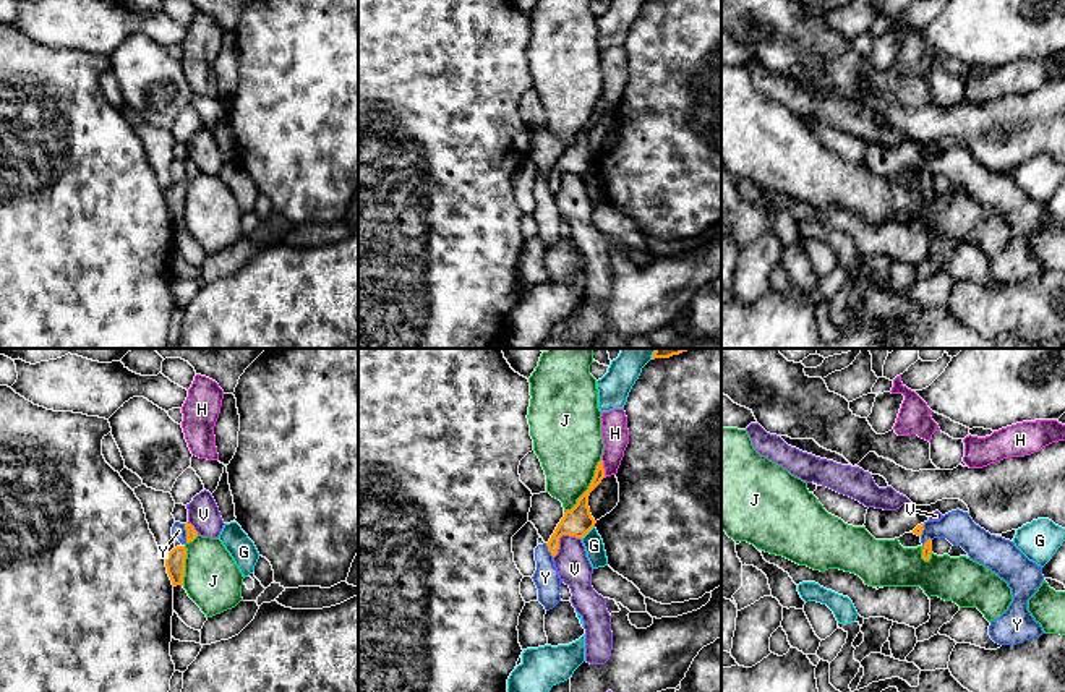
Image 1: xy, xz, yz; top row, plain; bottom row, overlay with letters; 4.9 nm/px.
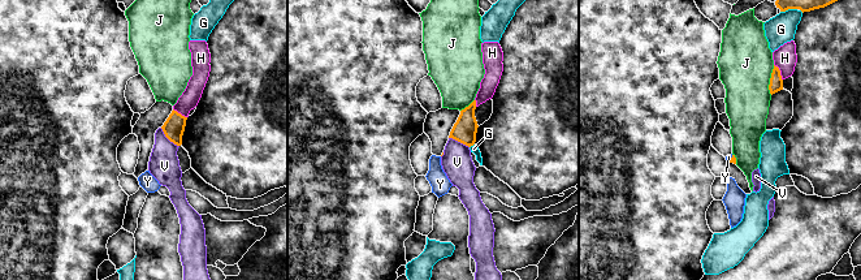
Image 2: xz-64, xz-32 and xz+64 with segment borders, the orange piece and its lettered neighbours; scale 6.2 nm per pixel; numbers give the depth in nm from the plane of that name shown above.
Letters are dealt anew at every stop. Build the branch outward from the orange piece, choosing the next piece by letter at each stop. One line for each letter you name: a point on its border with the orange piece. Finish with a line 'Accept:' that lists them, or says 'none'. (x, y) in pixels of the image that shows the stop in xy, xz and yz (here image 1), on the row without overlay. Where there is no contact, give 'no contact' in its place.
Accept: none

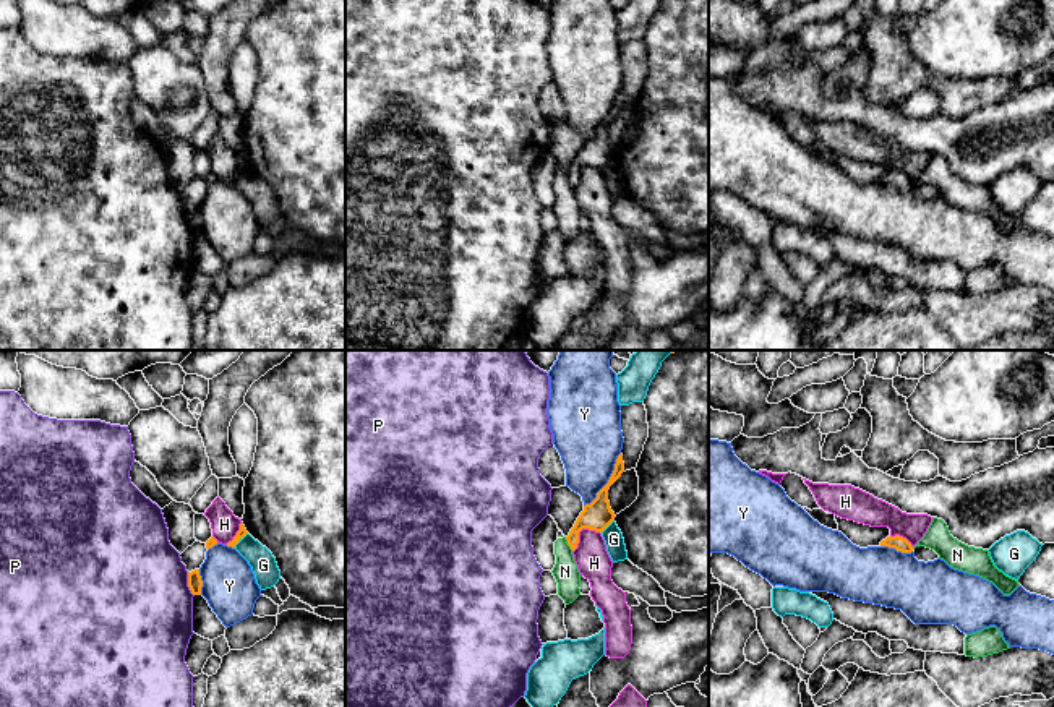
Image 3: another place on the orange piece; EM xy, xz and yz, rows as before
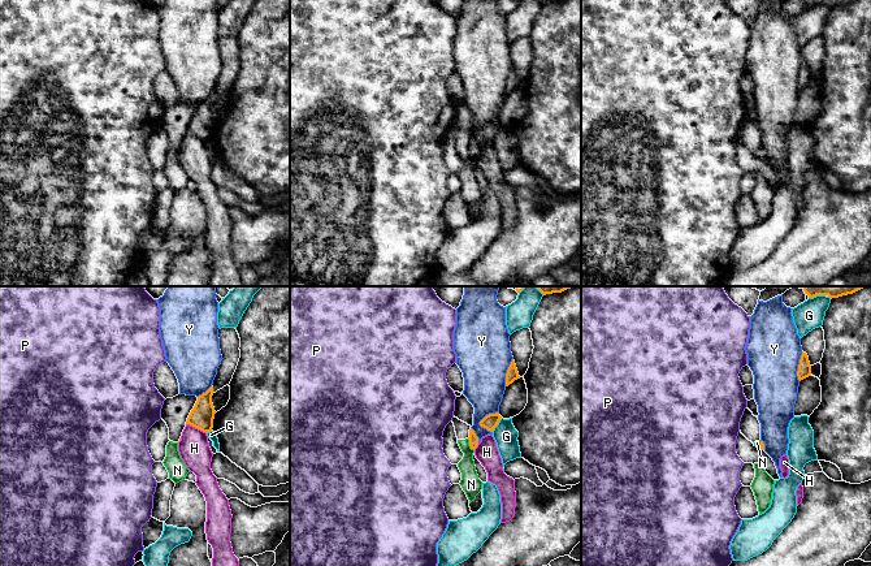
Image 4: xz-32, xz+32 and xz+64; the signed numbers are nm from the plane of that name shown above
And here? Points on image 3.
Accept: none

